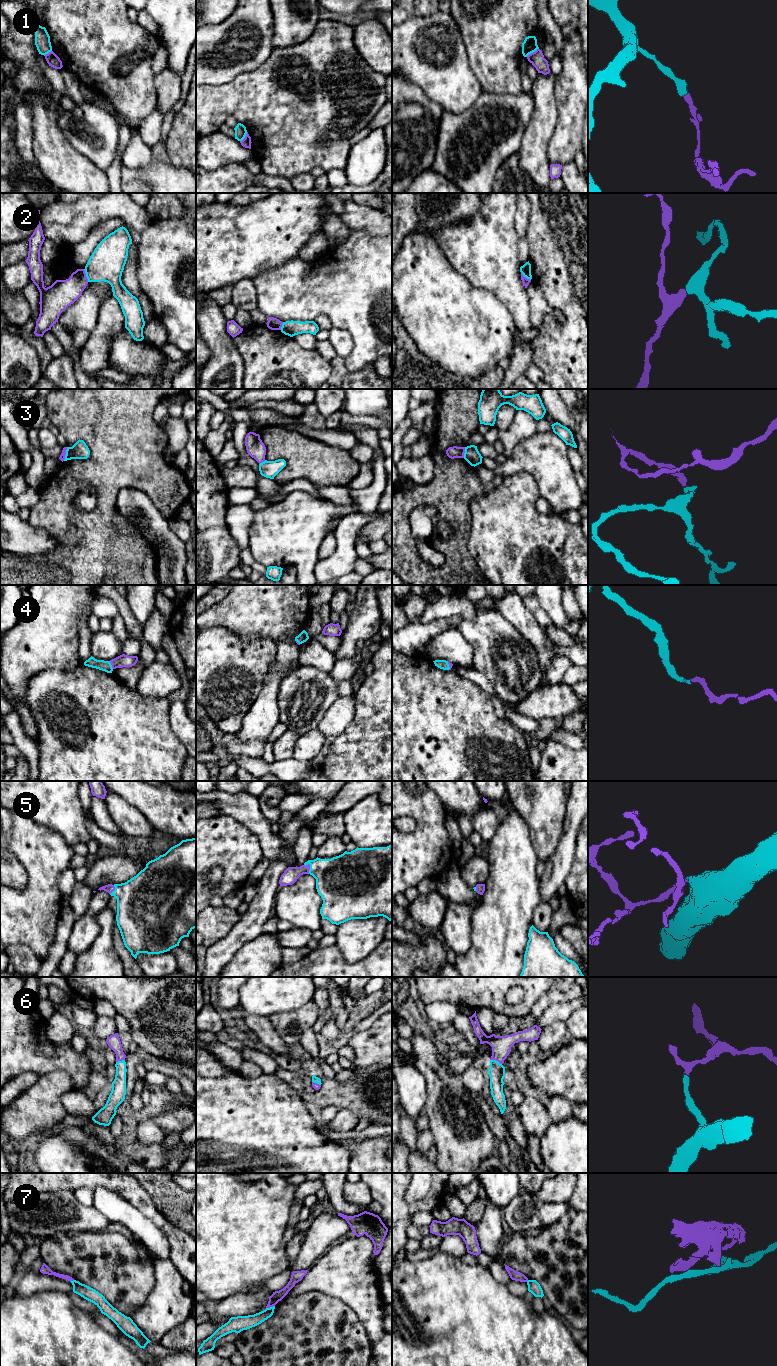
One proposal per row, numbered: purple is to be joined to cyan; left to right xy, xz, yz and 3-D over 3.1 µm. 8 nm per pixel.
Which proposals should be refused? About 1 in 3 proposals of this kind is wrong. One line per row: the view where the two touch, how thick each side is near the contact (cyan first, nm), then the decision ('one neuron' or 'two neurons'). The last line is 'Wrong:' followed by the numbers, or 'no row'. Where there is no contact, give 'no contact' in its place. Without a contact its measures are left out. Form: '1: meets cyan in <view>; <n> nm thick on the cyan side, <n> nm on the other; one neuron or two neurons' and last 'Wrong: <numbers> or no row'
1: meets cyan in yz; 120 nm thick on the cyan side, 120 nm on the other; two neurons
2: meets cyan in xy; 280 nm thick on the cyan side, 220 nm on the other; two neurons
3: meets cyan in xy; 140 nm thick on the cyan side, 50 nm on the other; two neurons
4: meets cyan in xy; 90 nm thick on the cyan side, 100 nm on the other; one neuron
5: meets cyan in xz; 360 nm thick on the cyan side, 120 nm on the other; one neuron
6: meets cyan in yz; 130 nm thick on the cyan side, 160 nm on the other; one neuron
7: meets cyan in xz; 110 nm thick on the cyan side, 90 nm on the other; two neurons
Wrong: 1, 2, 3, 7

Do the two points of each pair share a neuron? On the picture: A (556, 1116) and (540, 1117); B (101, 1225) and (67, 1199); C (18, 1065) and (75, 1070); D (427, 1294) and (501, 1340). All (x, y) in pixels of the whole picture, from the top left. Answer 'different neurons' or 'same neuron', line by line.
A: different neurons
B: same neuron
C: same neuron
D: same neuron

